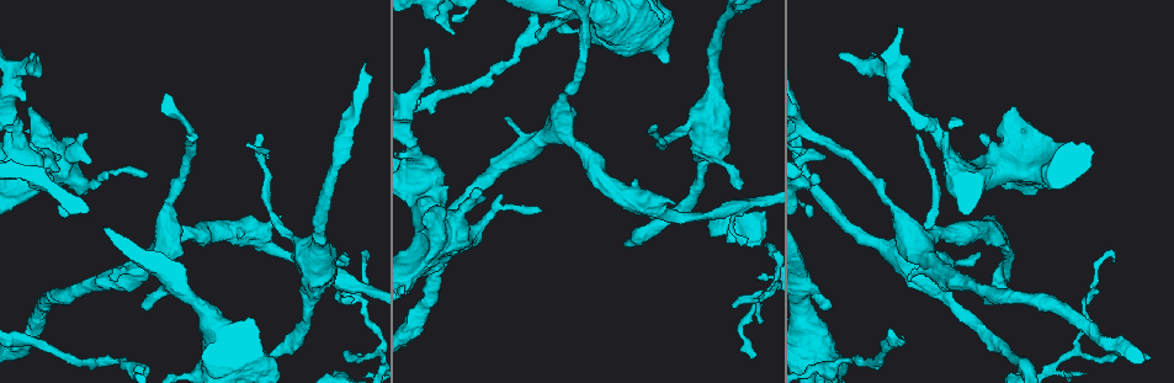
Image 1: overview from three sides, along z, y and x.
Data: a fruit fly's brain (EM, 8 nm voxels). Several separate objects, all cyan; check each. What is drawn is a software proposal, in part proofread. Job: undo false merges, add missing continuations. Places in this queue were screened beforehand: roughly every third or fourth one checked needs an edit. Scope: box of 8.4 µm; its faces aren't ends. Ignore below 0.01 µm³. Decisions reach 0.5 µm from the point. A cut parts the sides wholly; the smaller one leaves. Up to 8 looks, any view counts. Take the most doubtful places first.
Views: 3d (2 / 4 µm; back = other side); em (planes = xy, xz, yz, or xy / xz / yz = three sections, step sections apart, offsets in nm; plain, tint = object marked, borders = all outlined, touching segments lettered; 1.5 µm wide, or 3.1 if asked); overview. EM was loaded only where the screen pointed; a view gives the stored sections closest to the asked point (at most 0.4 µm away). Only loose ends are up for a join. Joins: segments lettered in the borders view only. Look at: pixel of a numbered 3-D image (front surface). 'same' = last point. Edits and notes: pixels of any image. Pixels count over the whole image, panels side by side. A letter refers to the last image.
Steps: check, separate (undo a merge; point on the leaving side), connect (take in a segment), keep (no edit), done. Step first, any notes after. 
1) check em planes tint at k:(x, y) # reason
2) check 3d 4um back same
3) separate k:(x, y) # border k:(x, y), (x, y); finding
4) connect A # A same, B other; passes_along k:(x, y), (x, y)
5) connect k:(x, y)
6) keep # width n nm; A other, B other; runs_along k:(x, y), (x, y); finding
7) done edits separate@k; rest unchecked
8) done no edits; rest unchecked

check 3d 4um at 1:(759, 324) # tapers out

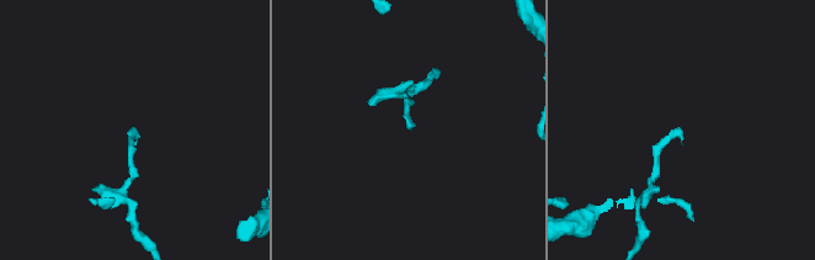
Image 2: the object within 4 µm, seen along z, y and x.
check em yz step 4 borders at 2:(682, 144) # now the EM

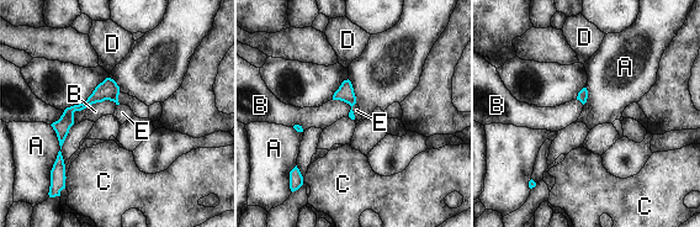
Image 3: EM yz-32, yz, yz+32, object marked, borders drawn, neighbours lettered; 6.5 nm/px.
connect E # width 70 nm; A other, B other, C other, D other, E same; it goes on there

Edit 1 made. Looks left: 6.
check overview # see it whole again

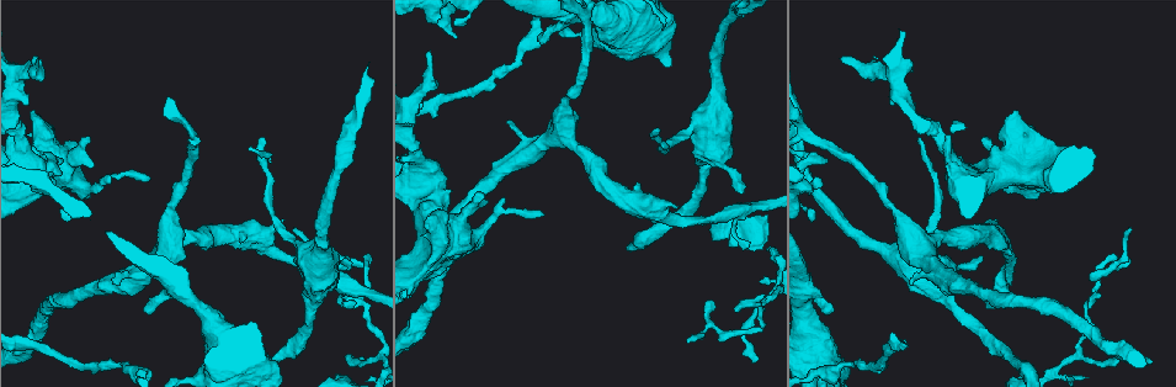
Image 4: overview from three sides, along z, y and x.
check em planes plain at 4:(748, 248) # branch stops here

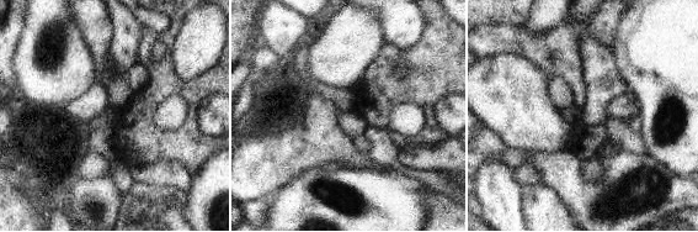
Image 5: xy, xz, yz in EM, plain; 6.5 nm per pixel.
check em planes borders same # see the neighbours

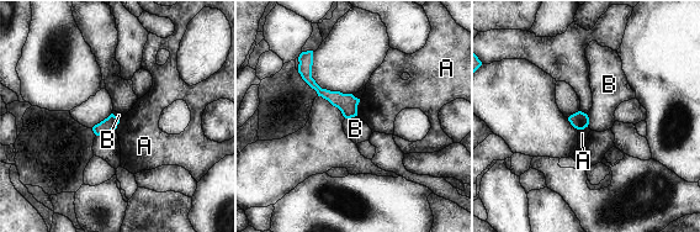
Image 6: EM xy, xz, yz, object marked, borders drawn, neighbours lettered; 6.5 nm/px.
keep # A other, B other; no lettered segment goes on from it

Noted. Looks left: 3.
check em planes borders at 4:(1152, 364)

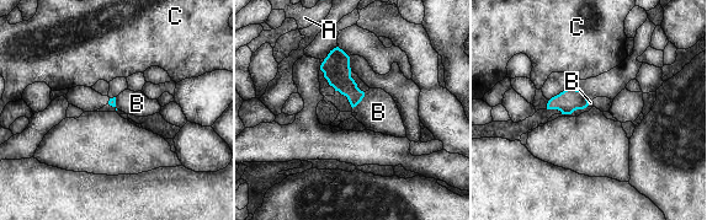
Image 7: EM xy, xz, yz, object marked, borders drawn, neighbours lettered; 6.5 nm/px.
connect B # A other, B same, C other; passes_along 7:(338, 73), (360, 101), (378, 112); the cell continues

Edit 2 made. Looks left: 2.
done edits connect@3, connect@7; rest unchecked

